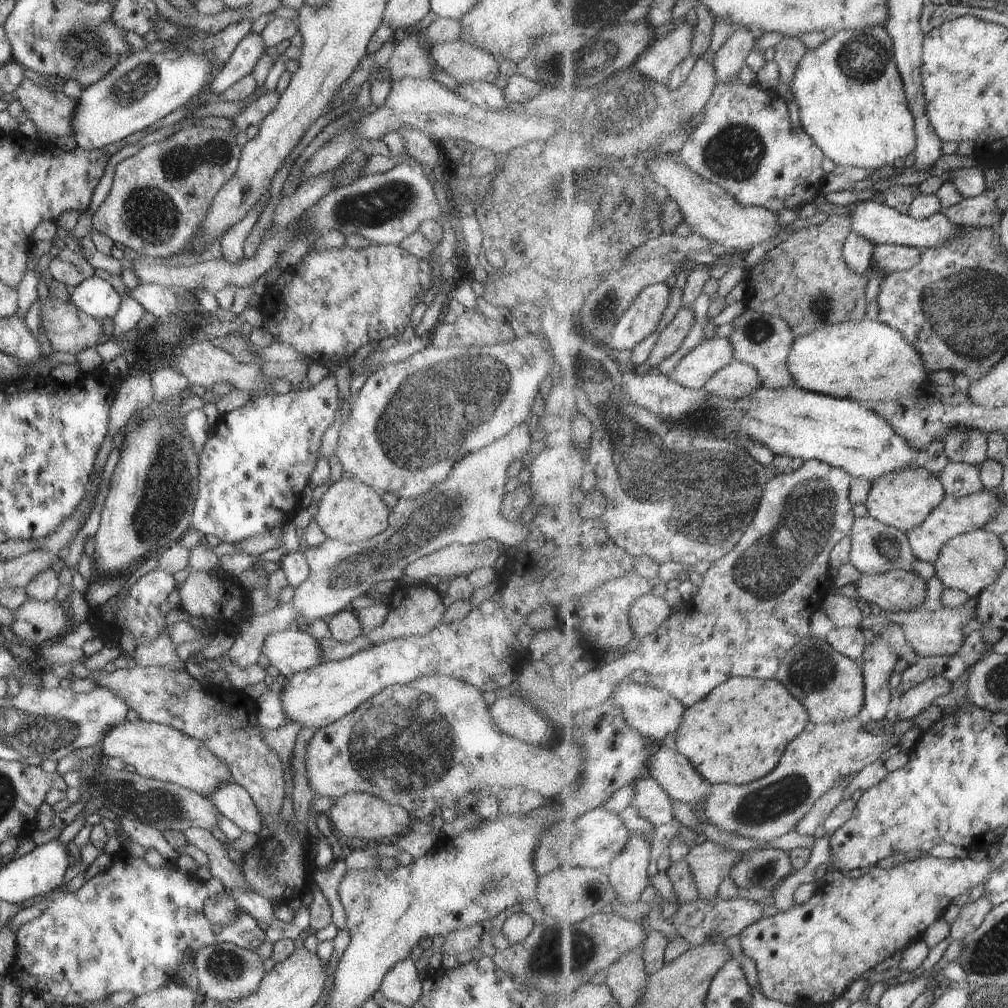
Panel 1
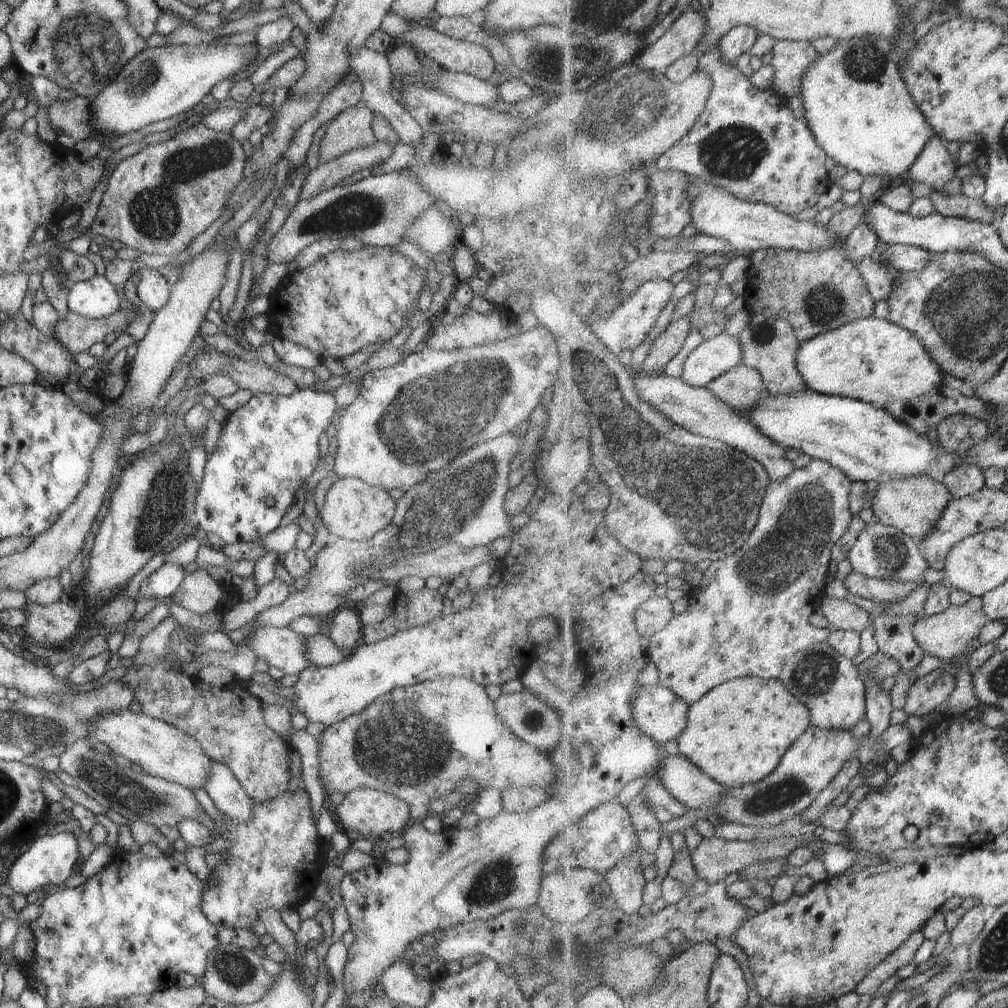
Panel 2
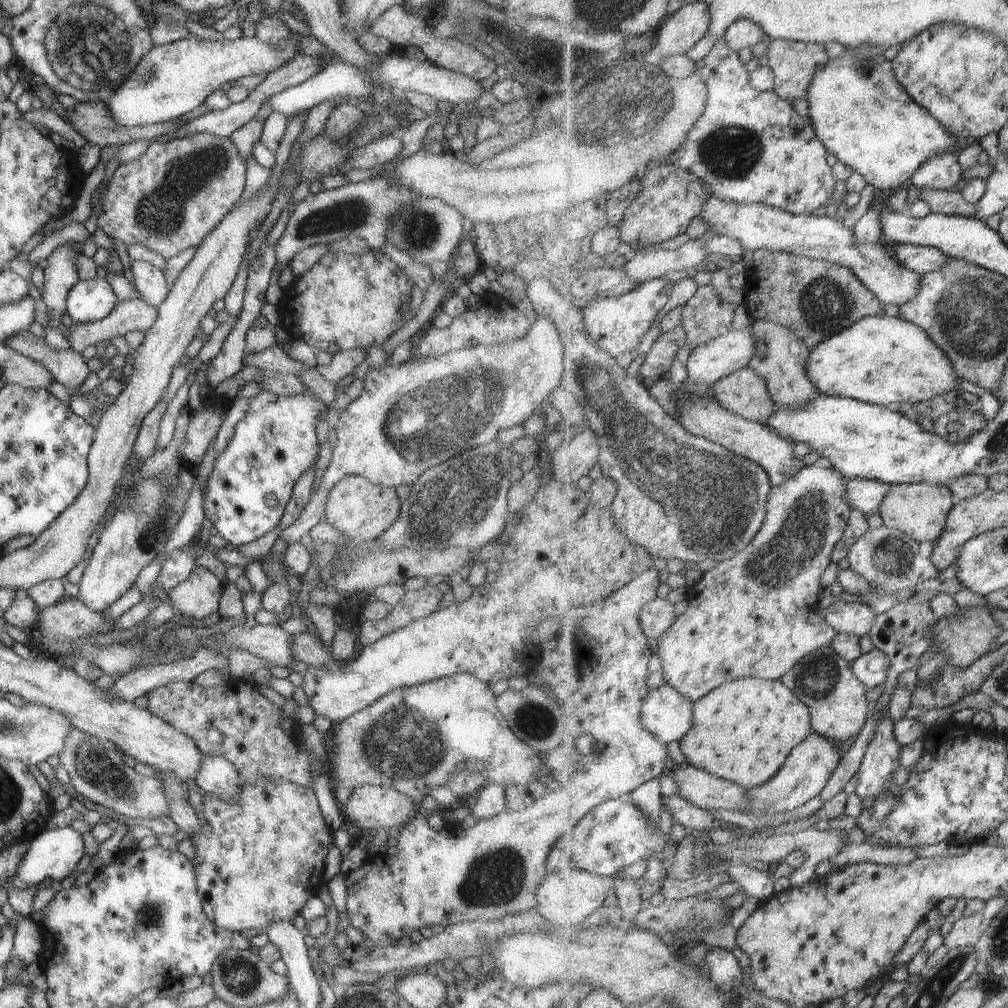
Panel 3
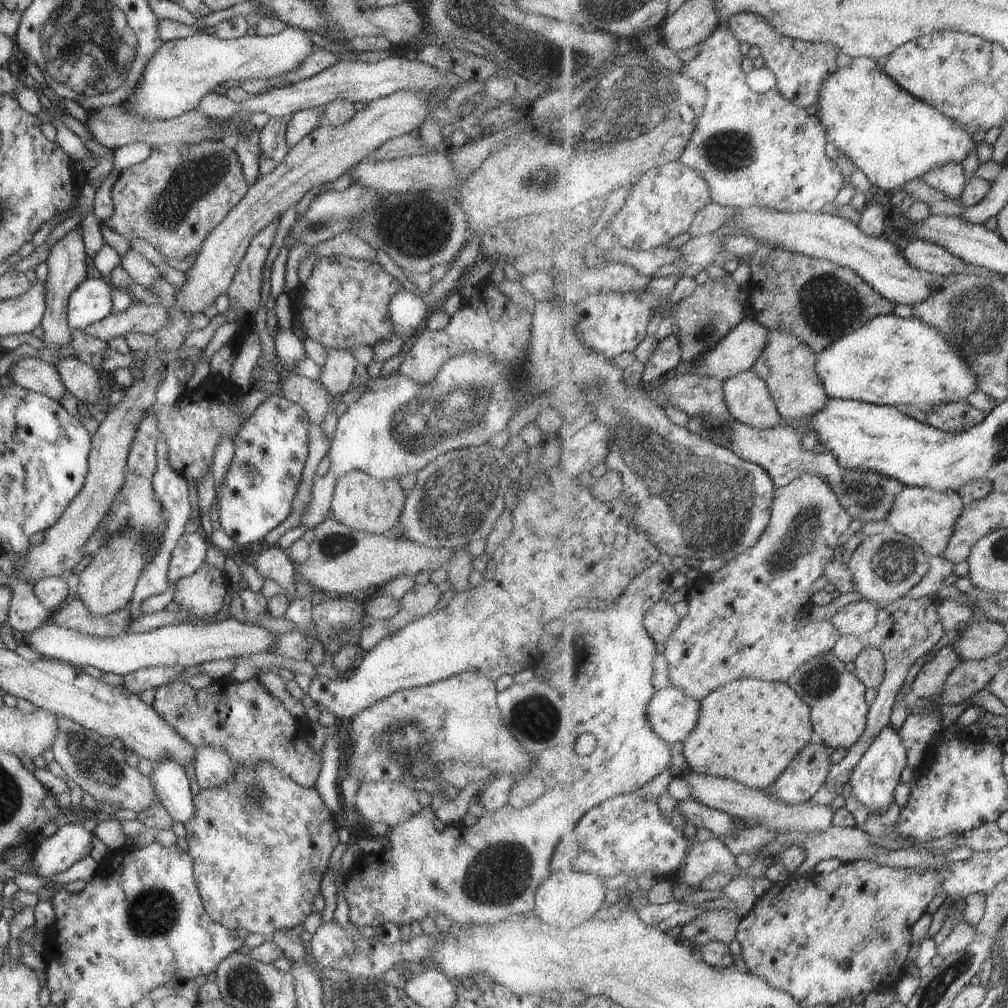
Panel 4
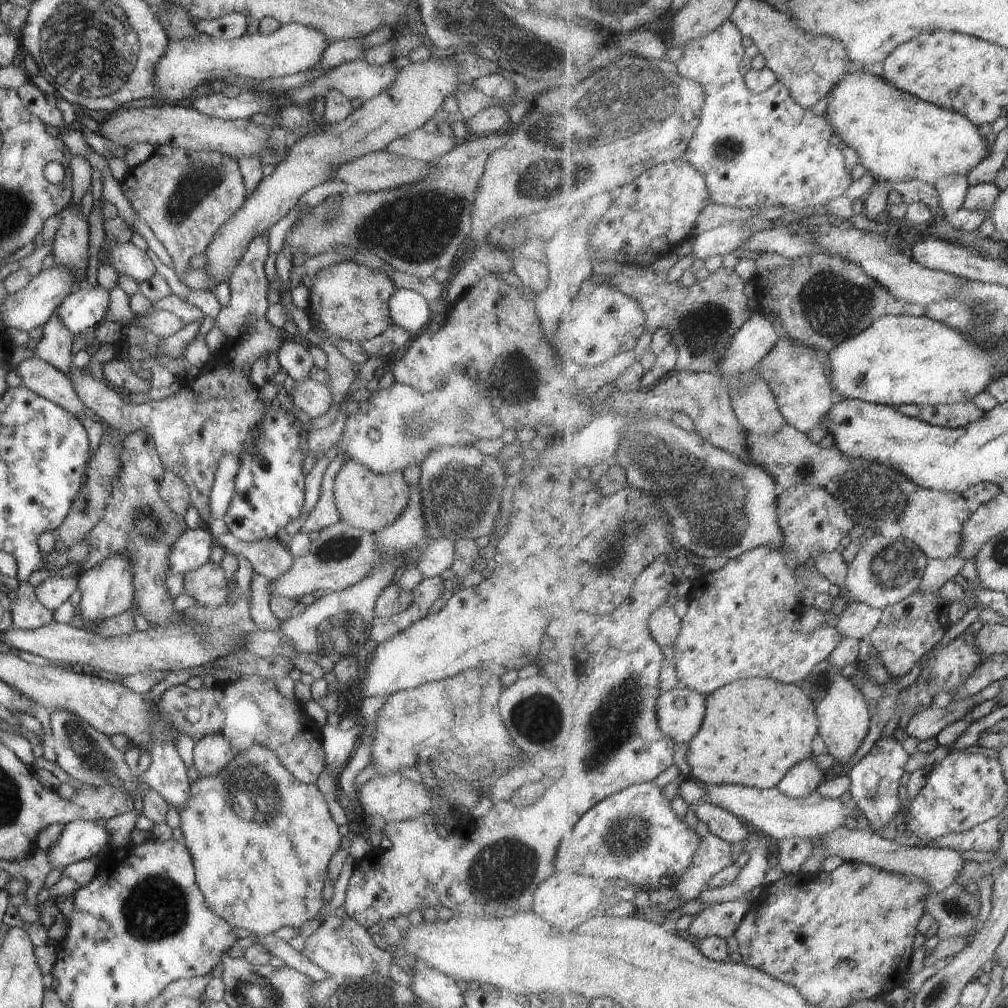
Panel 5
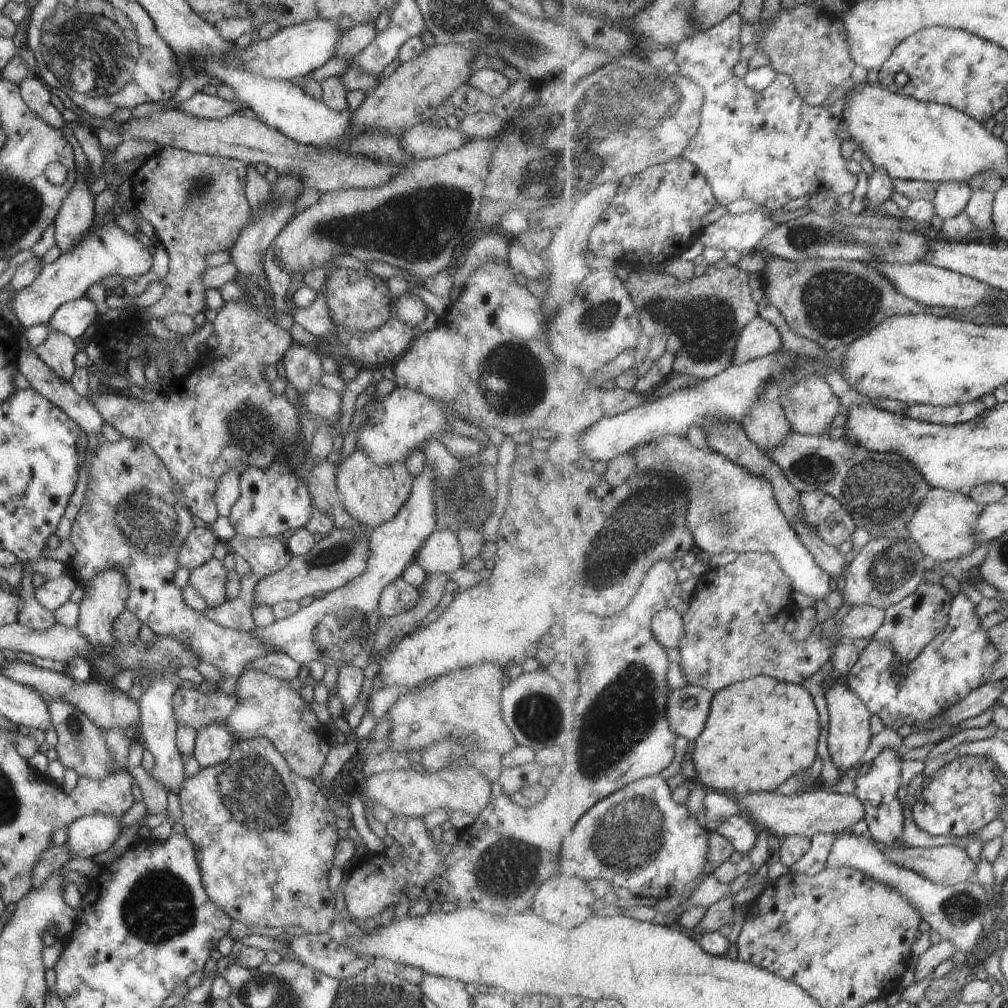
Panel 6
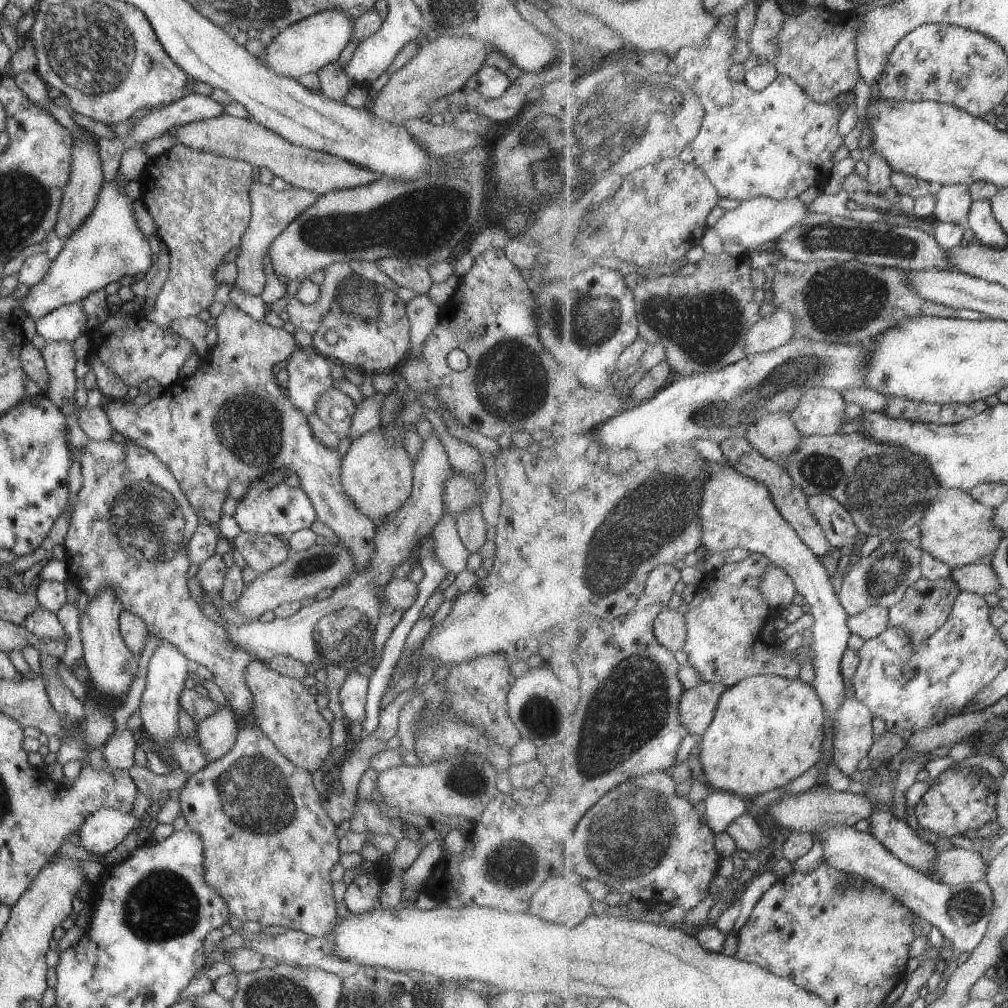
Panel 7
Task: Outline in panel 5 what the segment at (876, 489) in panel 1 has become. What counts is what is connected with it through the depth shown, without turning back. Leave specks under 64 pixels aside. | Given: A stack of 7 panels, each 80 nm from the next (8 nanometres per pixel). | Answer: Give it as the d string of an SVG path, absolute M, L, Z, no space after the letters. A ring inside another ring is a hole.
M919 487L905 507L904 514L898 518L898 525L902 536L920 545L929 559L945 560L955 557L963 547L964 524L971 515L971 507L962 494Z

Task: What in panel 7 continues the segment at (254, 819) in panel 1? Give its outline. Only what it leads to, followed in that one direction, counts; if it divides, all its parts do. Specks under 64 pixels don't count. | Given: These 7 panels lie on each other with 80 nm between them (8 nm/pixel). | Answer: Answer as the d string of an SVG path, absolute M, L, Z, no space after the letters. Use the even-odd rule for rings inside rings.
M187 672L186 678L193 680L195 684L202 685L207 690L208 697L216 702L218 709L198 722L196 738L198 747L208 762L217 760L233 746L239 724L223 693L212 680L201 680L193 672Z

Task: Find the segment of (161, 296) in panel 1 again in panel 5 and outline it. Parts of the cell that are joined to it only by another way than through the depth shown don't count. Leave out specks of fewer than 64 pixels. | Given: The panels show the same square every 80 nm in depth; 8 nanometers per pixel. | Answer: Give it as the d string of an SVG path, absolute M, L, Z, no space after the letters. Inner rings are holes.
M105 240L101 246L106 252L108 264L117 273L133 278L139 284L155 274L155 266L143 249L135 247L132 243L113 244Z

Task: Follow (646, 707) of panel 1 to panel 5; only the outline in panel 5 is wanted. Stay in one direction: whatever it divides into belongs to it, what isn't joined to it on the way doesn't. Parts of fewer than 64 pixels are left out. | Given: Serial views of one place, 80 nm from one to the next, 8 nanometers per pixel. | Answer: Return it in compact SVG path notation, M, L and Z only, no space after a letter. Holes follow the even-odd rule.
M680 685L663 692L656 713L665 736L675 744L689 744L704 724L706 702L707 696Z

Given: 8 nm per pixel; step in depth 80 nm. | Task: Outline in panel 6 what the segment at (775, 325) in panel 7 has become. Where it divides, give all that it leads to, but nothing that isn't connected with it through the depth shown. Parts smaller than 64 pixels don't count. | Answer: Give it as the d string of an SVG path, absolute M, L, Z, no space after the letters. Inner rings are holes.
M757 317L741 333L732 366L763 359L782 350L783 340L779 330L771 322Z

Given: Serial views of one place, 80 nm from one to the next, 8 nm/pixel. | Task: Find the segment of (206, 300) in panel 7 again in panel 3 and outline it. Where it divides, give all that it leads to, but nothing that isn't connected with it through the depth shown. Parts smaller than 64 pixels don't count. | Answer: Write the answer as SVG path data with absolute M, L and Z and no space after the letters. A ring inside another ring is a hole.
M191 133L183 134L176 139L168 141L155 141L149 143L149 146L143 151L139 158L134 158L121 163L112 172L111 178L106 184L101 201L101 211L95 220L96 227L102 230L107 236L116 239L126 245L141 245L147 250L156 252L166 261L175 256L189 246L198 246L202 238L221 220L225 213L228 213L235 201L239 198L245 182L245 163L236 146L229 140L229 137L220 137L211 133Z

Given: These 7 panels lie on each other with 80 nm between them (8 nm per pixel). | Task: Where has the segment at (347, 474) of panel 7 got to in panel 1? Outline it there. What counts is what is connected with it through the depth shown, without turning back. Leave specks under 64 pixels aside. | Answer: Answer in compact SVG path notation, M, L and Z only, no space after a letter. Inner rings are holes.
M356 477L331 483L318 502L315 522L326 538L345 543L368 540L387 528L389 509L380 498L381 493L361 483Z

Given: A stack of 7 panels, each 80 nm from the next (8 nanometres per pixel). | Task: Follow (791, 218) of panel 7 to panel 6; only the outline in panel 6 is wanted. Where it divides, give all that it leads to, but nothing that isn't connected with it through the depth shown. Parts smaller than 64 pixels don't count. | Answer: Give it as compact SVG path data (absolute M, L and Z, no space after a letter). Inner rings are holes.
M759 208L756 212L732 214L728 213L721 217L717 222L711 224L701 232L699 240L702 242L704 248L718 248L724 252L727 250L755 250L757 249L760 240L771 231L774 231L775 227L779 224L773 222L773 220L766 218L761 214Z

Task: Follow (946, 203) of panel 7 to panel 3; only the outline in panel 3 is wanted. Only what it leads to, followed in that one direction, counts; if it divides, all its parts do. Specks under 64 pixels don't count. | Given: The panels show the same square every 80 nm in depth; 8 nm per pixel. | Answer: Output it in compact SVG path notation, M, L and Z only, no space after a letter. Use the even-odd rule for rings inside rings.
M941 153L933 156L911 179L919 188L955 191L959 180L964 179L964 171L957 160L957 154Z

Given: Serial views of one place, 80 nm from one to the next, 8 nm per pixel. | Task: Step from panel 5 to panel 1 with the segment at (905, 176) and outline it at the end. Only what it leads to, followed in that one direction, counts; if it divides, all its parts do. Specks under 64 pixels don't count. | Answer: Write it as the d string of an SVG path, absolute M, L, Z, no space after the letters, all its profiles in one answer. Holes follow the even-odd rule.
M885 27L845 29L828 35L818 47L809 49L797 65L790 91L798 104L801 126L828 158L844 168L877 170L885 164L899 168L905 156L916 150L916 118L908 103L893 45Z

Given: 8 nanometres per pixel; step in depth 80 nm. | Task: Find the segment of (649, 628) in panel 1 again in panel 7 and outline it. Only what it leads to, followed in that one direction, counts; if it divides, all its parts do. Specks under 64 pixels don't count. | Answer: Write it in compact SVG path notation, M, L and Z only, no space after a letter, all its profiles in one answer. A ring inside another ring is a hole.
M663 609L654 624L659 642L673 654L681 652L688 637L686 618L677 609Z

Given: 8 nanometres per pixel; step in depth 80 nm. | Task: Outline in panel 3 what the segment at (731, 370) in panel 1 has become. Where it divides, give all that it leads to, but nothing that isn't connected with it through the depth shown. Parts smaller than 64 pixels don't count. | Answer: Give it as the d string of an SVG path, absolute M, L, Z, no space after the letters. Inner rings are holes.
M750 366L718 380L712 390L725 408L750 421L765 425L766 420L775 414L775 402L767 381Z

